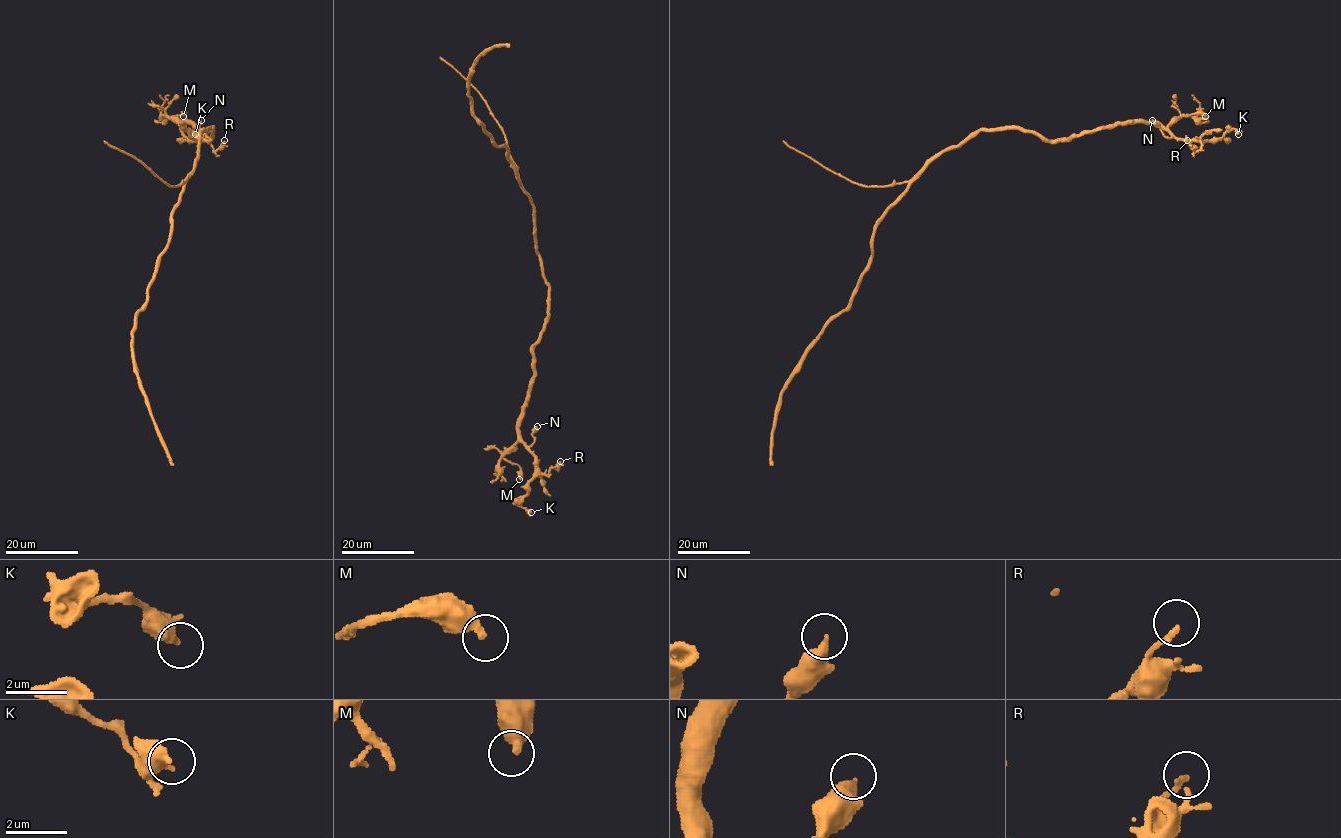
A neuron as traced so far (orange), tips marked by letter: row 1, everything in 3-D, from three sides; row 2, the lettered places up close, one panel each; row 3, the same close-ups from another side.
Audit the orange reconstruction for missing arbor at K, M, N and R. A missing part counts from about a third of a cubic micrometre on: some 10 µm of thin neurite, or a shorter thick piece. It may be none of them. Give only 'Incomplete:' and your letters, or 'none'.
Incomplete: none

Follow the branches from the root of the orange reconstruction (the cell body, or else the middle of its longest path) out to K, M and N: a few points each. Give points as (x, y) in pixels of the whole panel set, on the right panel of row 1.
K: (924, 169), (980, 130), (1024, 129), (1068, 140), (1150, 122), (1184, 139), (1219, 139), (1232, 129), (1238, 134)
M: (924, 169), (980, 130), (1024, 129), (1049, 140), (1068, 140), (1127, 122), (1167, 128), (1184, 116), (1205, 116)
N: (924, 169), (980, 130), (1024, 129), (1068, 140), (1150, 122), (1172, 137), (1152, 120)

